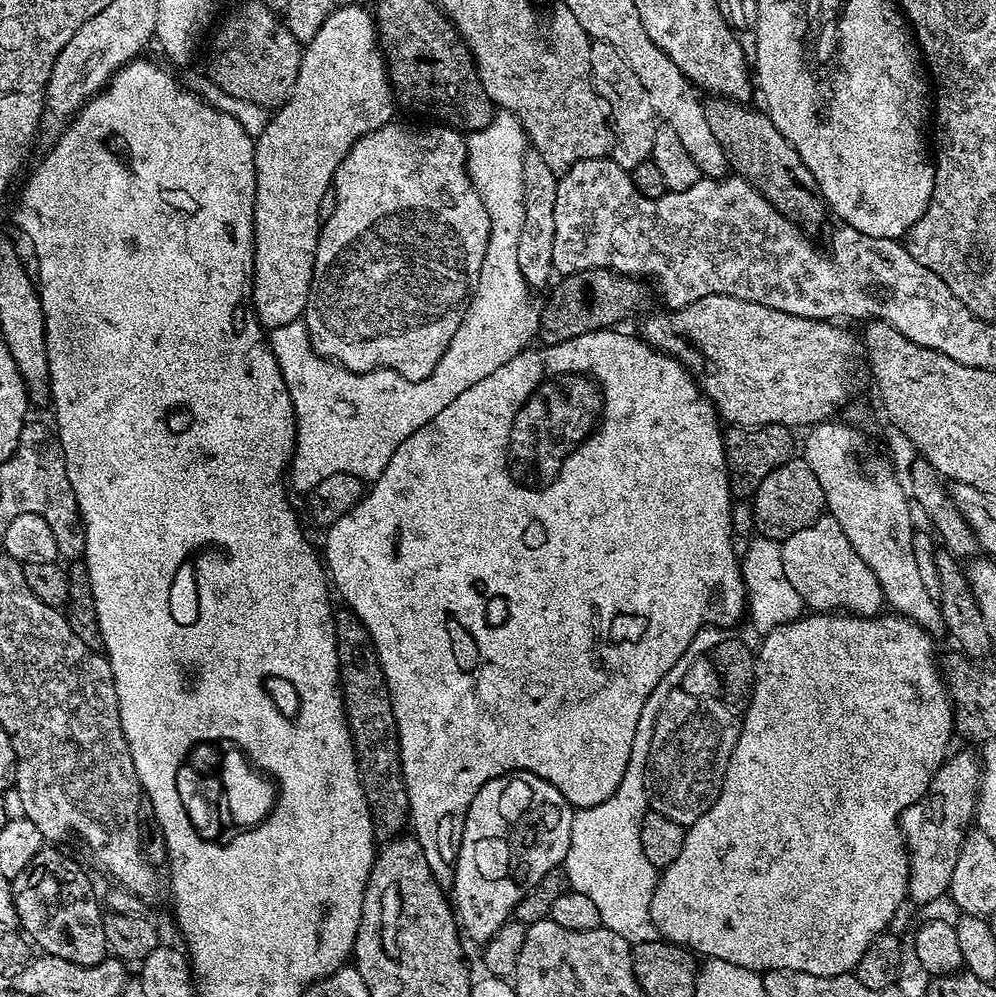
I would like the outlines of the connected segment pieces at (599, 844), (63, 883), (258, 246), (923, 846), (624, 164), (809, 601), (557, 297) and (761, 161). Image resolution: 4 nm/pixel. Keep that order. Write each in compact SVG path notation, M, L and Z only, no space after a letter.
M705 626L694 634L690 646L686 646L686 654L662 674L662 682L650 690L650 698L646 698L646 706L642 706L642 714L638 717L638 730L634 730L634 746L630 750L630 762L626 766L626 774L606 802L598 802L598 806L579 809L573 815L570 830L570 850L563 862L563 870L568 875L568 886L571 891L586 894L590 902L598 910L601 925L614 934L622 934L628 944L650 942L657 939L658 933L650 918L650 898L654 898L654 890L658 879L658 870L642 854L640 841L640 823L644 813L649 811L648 790L644 786L644 773L648 770L650 742L654 738L654 722L658 718L658 710L671 692L677 691L686 678L686 670L699 656L708 656L718 646L718 642L726 639L726 632L720 626Z
M45 846L41 848L38 854L34 854L34 858L30 858L30 866L26 866L26 870L22 870L22 874L18 874L10 881L12 901L16 907L16 918L19 927L27 933L31 943L41 953L66 958L66 962L81 964L83 968L94 966L105 960L110 952L104 929L105 913L102 911L98 892L96 896L95 890L92 889L91 878L80 869L79 862L71 860L66 853L59 852L56 848L59 847Z
M348 4L333 8L332 12L322 22L322 28L314 38L303 45L300 57L300 69L298 70L298 82L294 86L292 95L289 96L285 104L271 113L272 121L261 130L260 136L255 137L256 146L256 197L254 198L254 214L252 215L252 225L254 226L254 258L252 259L252 295L250 303L256 314L256 321L265 330L271 330L278 326L286 326L290 322L301 319L306 310L306 302L310 294L312 285L312 271L314 270L314 258L316 257L316 247L322 227L322 212L320 207L324 204L324 195L329 195L332 187L332 180L336 177L336 170L342 158L351 150L363 136L378 130L382 126L393 123L392 108L394 109L394 97L392 94L392 84L388 80L388 69L384 67L384 55L380 52L380 46L376 38L376 21L373 13L364 8L359 8L356 4Z
M975 751L955 752L945 759L934 774L926 794L922 794L918 802L906 806L906 810L902 810L900 815L900 833L903 834L904 846L908 849L908 900L916 906L934 902L934 898L947 893L964 841L964 833L969 831L976 814L976 799L980 793L979 755Z
M592 41L590 66L592 84L596 87L596 93L599 94L600 99L606 102L612 122L614 143L610 159L616 163L617 169L630 170L638 166L638 162L649 159L652 154L658 117L654 105L650 102L650 94L642 87L642 82L638 82L634 70L630 70L626 58L622 58L622 54L618 54L618 50L610 46L610 42Z
M825 514L806 530L798 530L780 548L785 576L809 609L820 614L881 615L885 607L882 586L878 586L870 566L858 558L854 546L842 534L842 526L832 516Z
M607 268L575 272L557 279L555 284L547 293L548 301L540 308L538 336L545 345L566 342L582 334L611 329L619 325L616 324L619 320L634 315L639 308L646 307L652 300L651 294L648 293L649 285L643 279L623 276L620 272L613 272Z
M709 95L704 100L706 122L710 122L710 131L722 145L722 154L726 154L729 169L753 184L783 216L787 216L805 230L813 230L812 228L823 222L824 212L826 216L824 195L814 174L810 174L798 150L794 150L794 146L790 146L778 126L774 126L767 111L759 107L748 107L752 106L730 100L727 96Z

